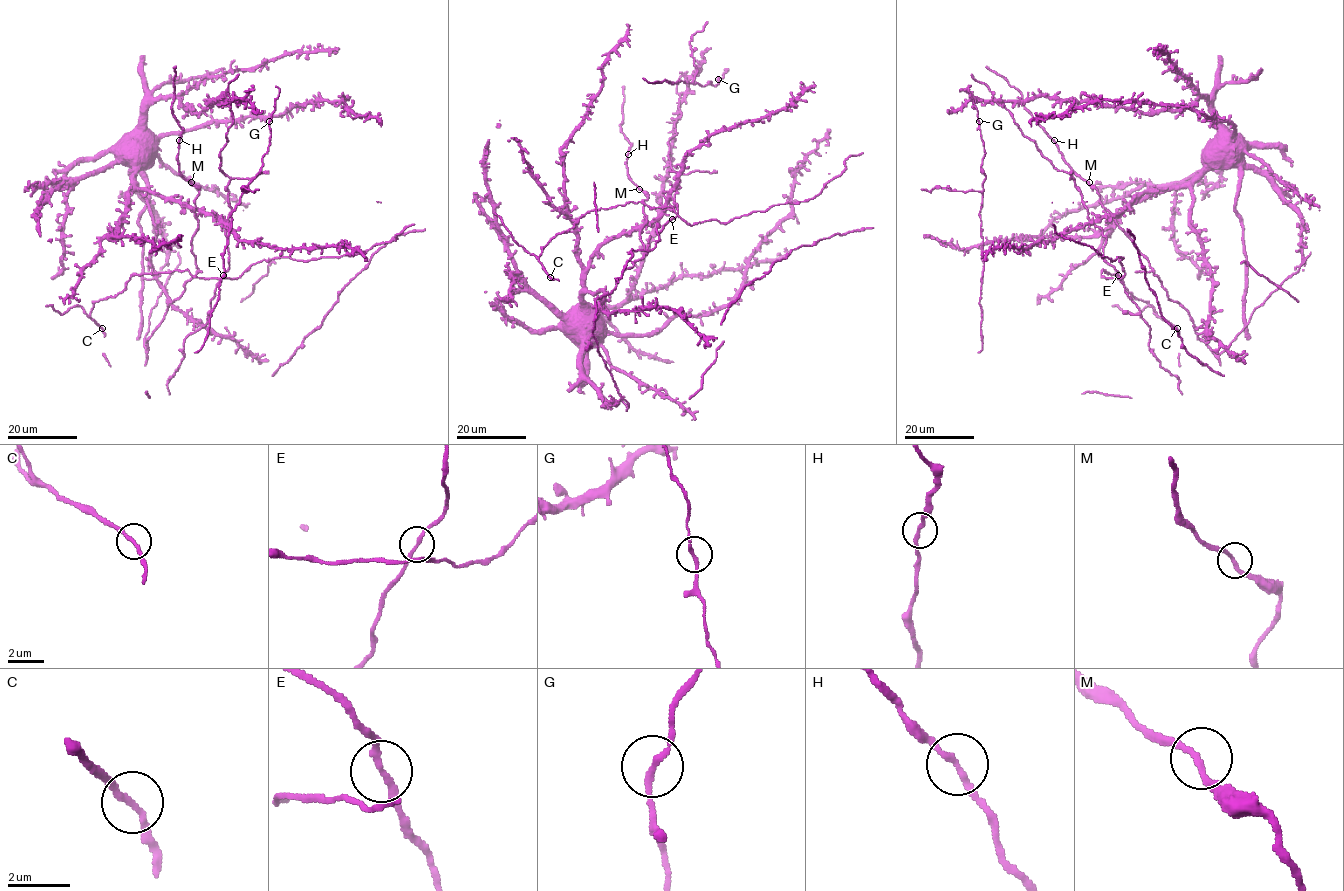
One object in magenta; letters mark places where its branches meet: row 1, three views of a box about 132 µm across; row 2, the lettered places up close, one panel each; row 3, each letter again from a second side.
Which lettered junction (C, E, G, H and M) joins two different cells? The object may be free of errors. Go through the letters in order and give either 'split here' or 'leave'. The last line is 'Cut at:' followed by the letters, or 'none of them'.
C: leave
E: leave
G: leave
H: leave
M: leave
Cut at: none of them

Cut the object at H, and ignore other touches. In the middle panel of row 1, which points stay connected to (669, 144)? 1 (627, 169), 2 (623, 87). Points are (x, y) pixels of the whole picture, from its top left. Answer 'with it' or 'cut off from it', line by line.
1: with it
2: cut off from it

